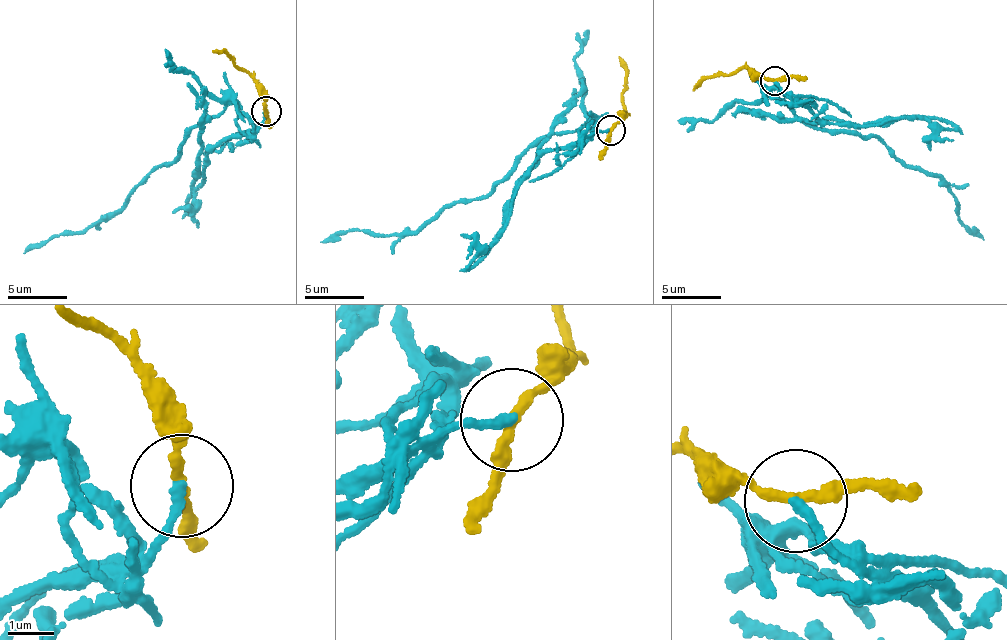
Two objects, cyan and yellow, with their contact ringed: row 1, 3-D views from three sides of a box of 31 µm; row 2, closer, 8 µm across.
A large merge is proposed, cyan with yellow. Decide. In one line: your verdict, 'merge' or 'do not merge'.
do not merge

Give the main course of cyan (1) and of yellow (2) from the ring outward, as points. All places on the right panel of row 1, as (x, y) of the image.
1: (773, 80), (786, 95), (773, 95), (804, 123), (877, 137), (902, 162), (935, 175), (959, 219), (984, 239)
2: (773, 80), (742, 69), (700, 80), (692, 90)

